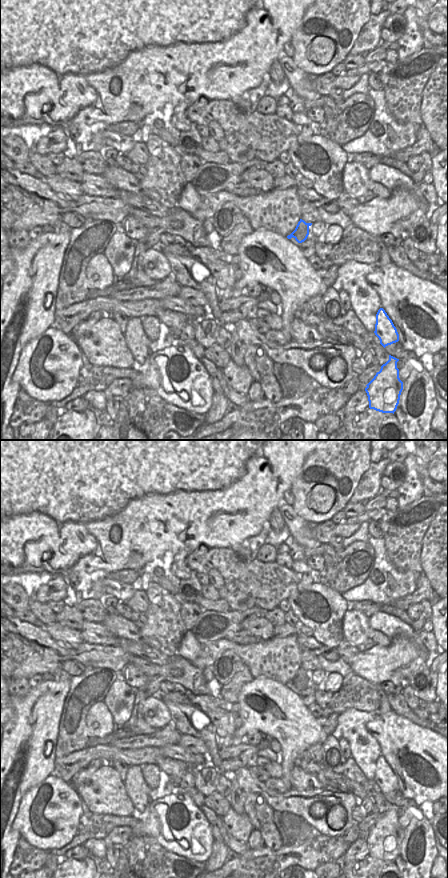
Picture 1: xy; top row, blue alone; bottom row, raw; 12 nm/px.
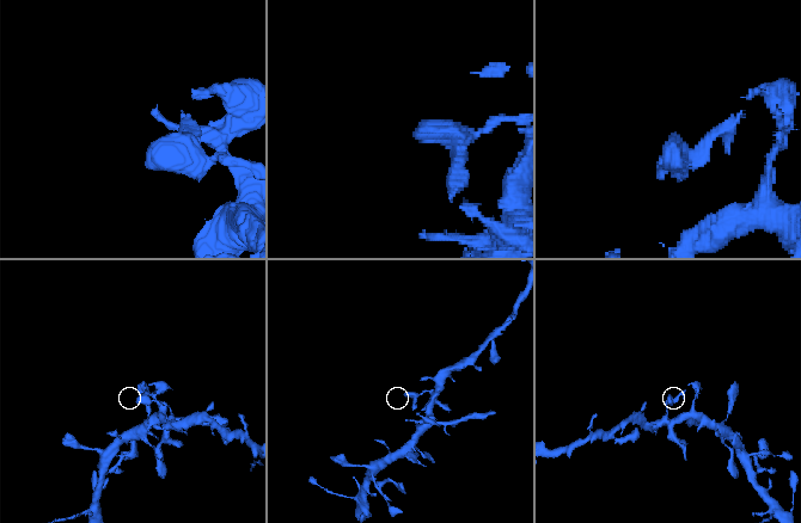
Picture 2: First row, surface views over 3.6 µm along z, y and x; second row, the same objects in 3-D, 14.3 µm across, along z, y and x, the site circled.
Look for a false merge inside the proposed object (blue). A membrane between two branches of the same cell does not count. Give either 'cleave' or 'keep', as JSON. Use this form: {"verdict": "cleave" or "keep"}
{"verdict": "cleave"}

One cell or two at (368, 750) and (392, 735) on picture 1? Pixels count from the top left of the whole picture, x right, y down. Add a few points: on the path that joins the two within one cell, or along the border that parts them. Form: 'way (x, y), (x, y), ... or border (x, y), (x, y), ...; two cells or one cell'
border (372, 720), (366, 730), (381, 755); two cells

